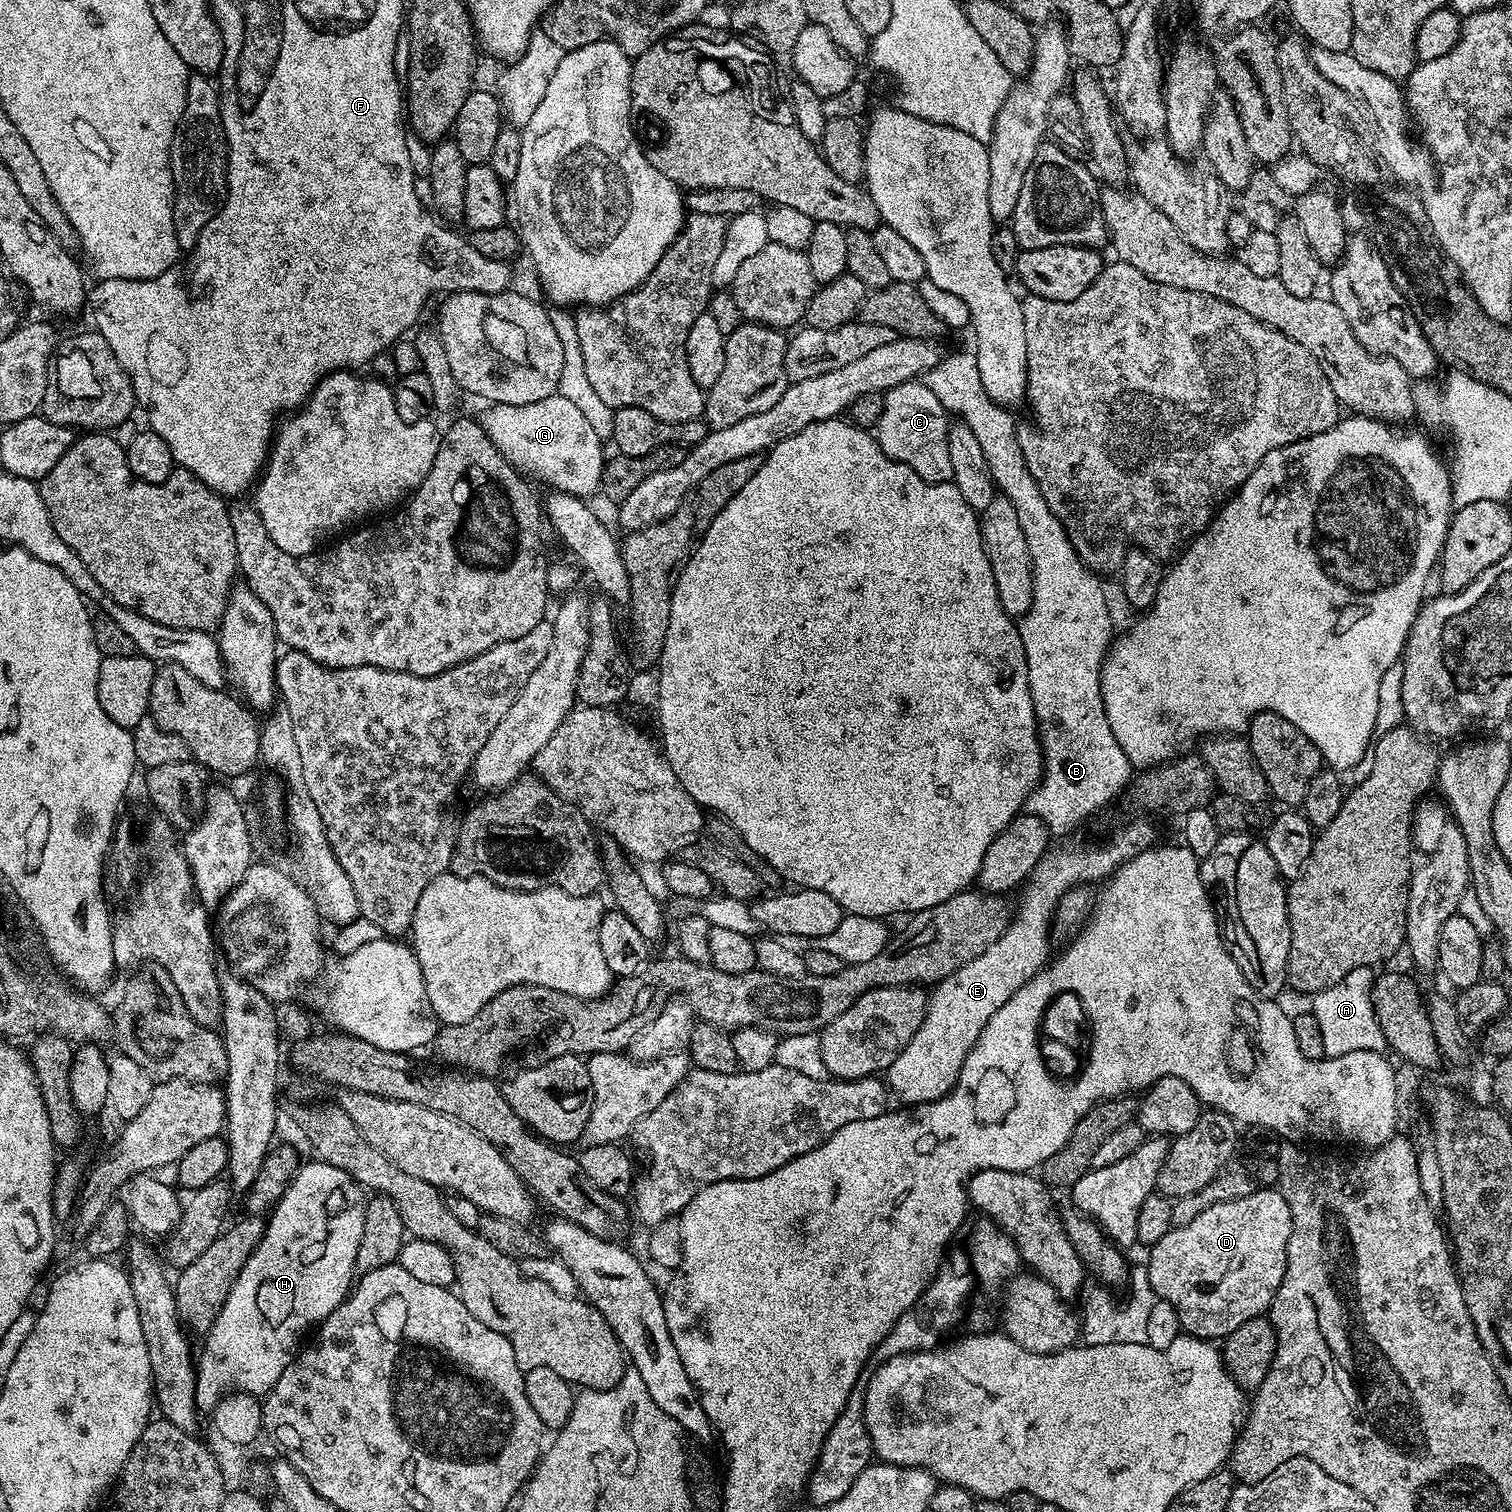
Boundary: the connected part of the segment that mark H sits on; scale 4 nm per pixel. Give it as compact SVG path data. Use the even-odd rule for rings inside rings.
M309 1160L309 1164L308 1161L301 1163L288 1188L271 1209L260 1239L234 1278L216 1321L207 1329L208 1337L204 1340L204 1349L201 1352L199 1349L195 1365L196 1406L201 1413L211 1413L230 1389L263 1397L274 1382L282 1378L282 1370L290 1366L294 1353L301 1347L300 1339L312 1327L313 1331L323 1324L324 1319L350 1295L358 1272L356 1259L362 1242L366 1196L346 1170L330 1166L325 1160Z

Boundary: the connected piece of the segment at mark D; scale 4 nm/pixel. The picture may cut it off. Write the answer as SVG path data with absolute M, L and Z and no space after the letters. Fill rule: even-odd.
M1260 1186L1257 1187L1255 1192L1246 1194L1245 1197L1234 1198L1233 1201L1218 1201L1217 1204L1200 1210L1196 1216L1177 1223L1168 1231L1166 1238L1158 1238L1158 1242L1147 1249L1148 1260L1146 1260L1146 1267L1149 1272L1150 1286L1153 1287L1159 1299L1165 1300L1171 1306L1174 1306L1174 1310L1177 1311L1178 1318L1180 1319L1181 1329L1187 1335L1196 1336L1200 1340L1209 1342L1219 1341L1234 1330L1238 1330L1238 1326L1242 1326L1242 1322L1250 1322L1250 1318L1263 1316L1271 1309L1272 1300L1276 1296L1276 1291L1282 1282L1284 1271L1286 1270L1286 1254L1288 1253L1291 1233L1292 1215L1290 1214L1290 1206L1286 1202L1284 1195L1275 1187L1264 1188L1264 1186Z

